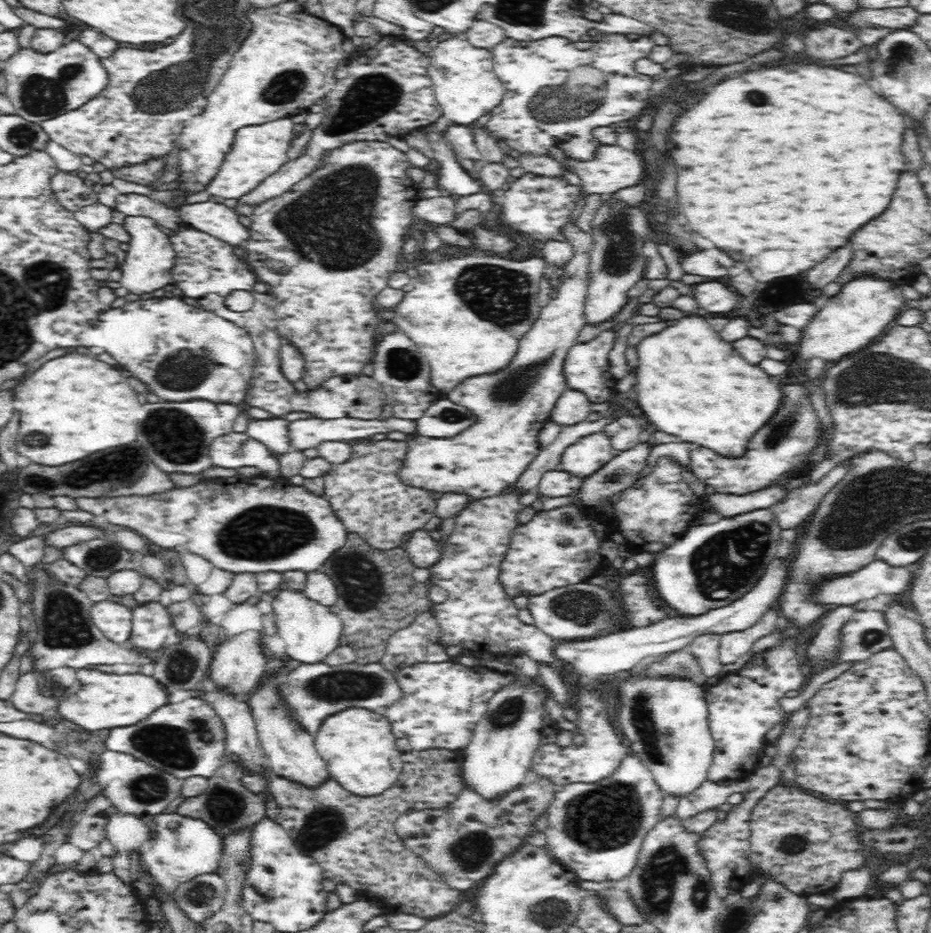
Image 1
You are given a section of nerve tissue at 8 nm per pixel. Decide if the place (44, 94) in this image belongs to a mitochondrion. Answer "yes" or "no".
yes

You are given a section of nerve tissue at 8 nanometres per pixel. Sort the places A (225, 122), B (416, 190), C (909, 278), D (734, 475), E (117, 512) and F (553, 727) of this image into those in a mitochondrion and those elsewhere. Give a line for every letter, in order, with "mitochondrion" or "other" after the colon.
A: other
B: other
C: other
D: other
E: other
F: other

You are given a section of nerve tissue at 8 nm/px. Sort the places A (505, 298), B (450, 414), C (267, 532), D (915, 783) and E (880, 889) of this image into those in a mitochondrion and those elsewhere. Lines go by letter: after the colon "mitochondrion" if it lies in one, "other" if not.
A: mitochondrion
B: mitochondrion
C: mitochondrion
D: other
E: other

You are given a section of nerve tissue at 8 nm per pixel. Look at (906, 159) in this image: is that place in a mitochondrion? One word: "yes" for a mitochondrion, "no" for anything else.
no

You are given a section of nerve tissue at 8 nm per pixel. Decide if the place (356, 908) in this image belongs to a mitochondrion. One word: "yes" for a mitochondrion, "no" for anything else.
no

